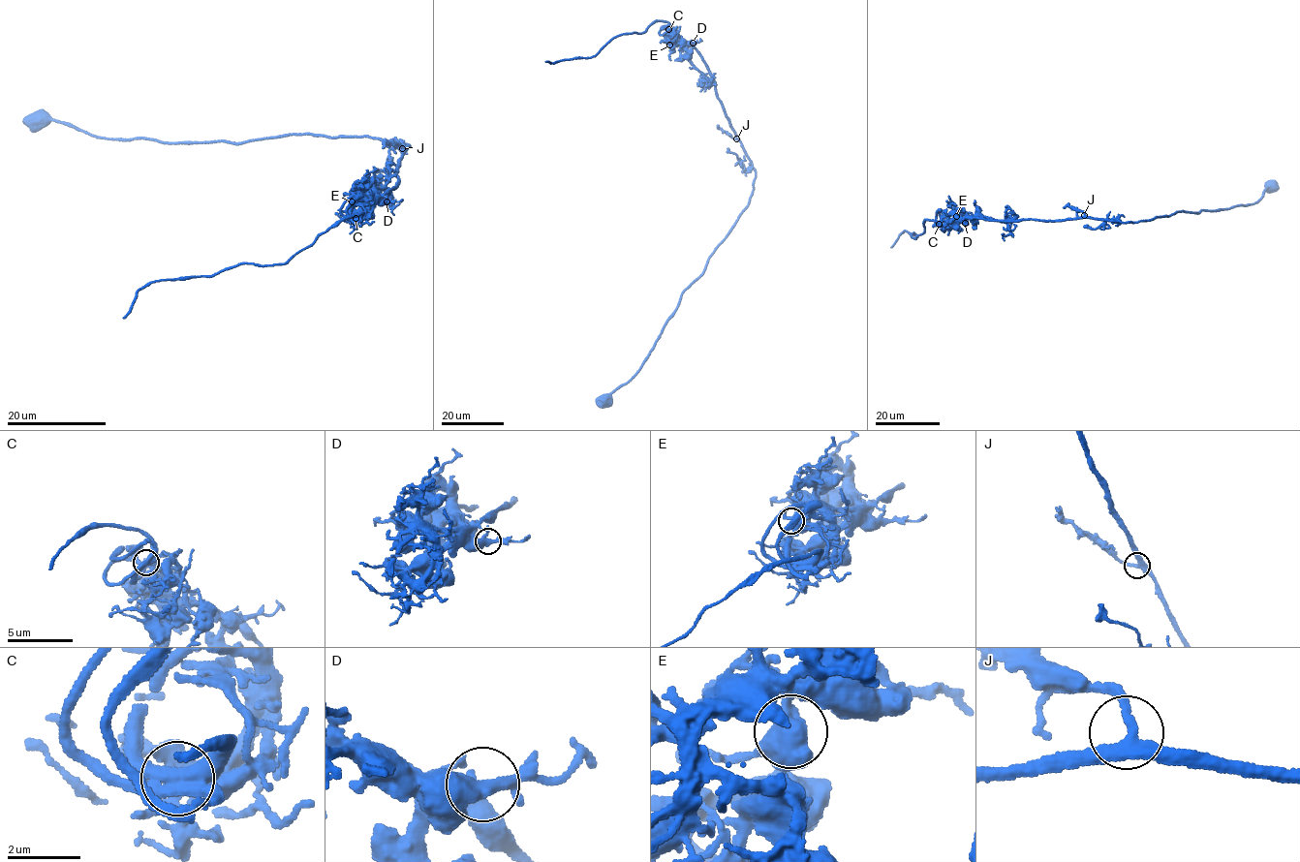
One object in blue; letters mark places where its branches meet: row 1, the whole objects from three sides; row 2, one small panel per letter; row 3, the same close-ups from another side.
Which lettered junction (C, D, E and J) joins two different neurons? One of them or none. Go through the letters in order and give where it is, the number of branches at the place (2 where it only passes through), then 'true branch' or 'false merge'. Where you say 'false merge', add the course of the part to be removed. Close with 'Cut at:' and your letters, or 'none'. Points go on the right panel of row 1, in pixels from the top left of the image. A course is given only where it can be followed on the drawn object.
C: place (939, 224); branches 3; true branch
D: place (965, 223); branches 3; true branch
E: place (956, 216); branches 3; true branch
J: place (1084, 215); branches 3; true branch
Cut at: none

